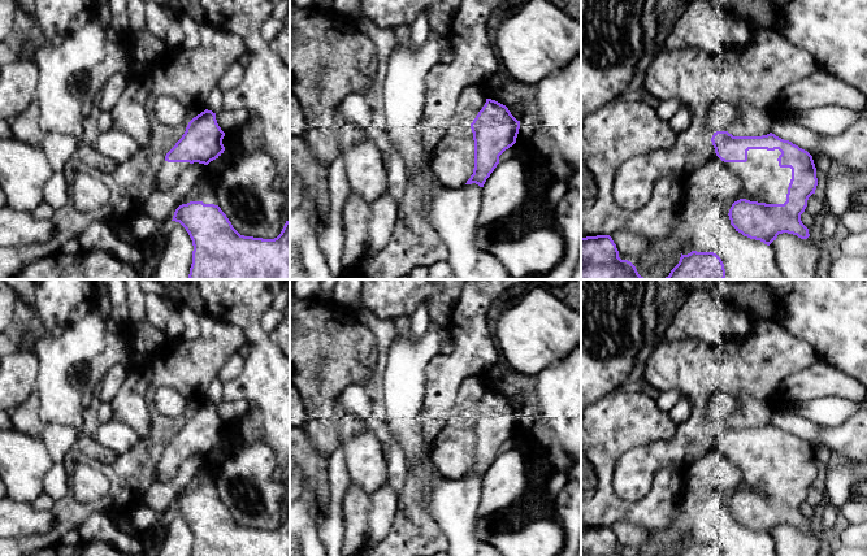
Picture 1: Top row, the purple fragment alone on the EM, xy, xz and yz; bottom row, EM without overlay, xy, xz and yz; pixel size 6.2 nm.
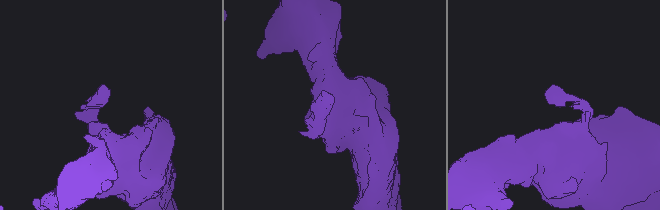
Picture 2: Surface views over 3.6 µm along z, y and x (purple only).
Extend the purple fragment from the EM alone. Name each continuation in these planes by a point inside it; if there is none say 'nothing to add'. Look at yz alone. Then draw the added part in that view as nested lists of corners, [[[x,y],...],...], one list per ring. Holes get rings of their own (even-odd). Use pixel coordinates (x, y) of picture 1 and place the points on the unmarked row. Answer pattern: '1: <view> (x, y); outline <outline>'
1: yz (762, 470); outline [[[749,440],[746,453],[725,453],[741,473],[742,490],[784,495],[792,470],[790,459],[779,457],[779,440]]]

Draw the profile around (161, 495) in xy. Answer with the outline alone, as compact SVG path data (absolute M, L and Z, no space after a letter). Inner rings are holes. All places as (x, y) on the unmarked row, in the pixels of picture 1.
M191 455L179 465L172 479L155 481L143 495L140 503L153 509L161 520L166 520L173 511L175 500L190 486L204 461L204 455Z

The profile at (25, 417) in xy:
M34 394L23 404L8 411L12 426L31 436L42 436L44 423L39 418L39 399Z

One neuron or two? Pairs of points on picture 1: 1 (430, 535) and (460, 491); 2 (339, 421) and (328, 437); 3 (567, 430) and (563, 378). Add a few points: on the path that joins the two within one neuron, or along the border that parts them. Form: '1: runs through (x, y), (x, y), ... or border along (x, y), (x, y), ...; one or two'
1: border along (421, 499), (421, 503), (447, 542); two
2: border along (334, 399), (333, 429), (339, 439); two
3: runs through (564, 417), (564, 391); one

